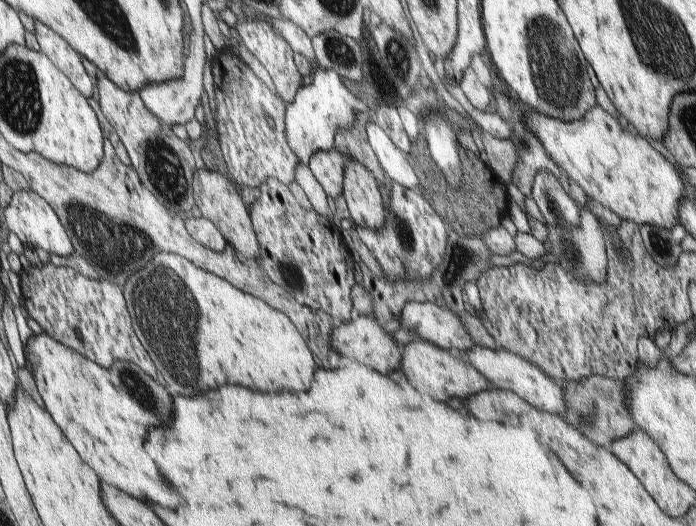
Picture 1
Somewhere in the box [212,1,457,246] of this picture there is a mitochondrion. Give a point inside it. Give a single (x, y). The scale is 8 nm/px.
(343, 55)

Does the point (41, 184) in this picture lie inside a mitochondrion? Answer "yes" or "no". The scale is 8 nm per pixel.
no

